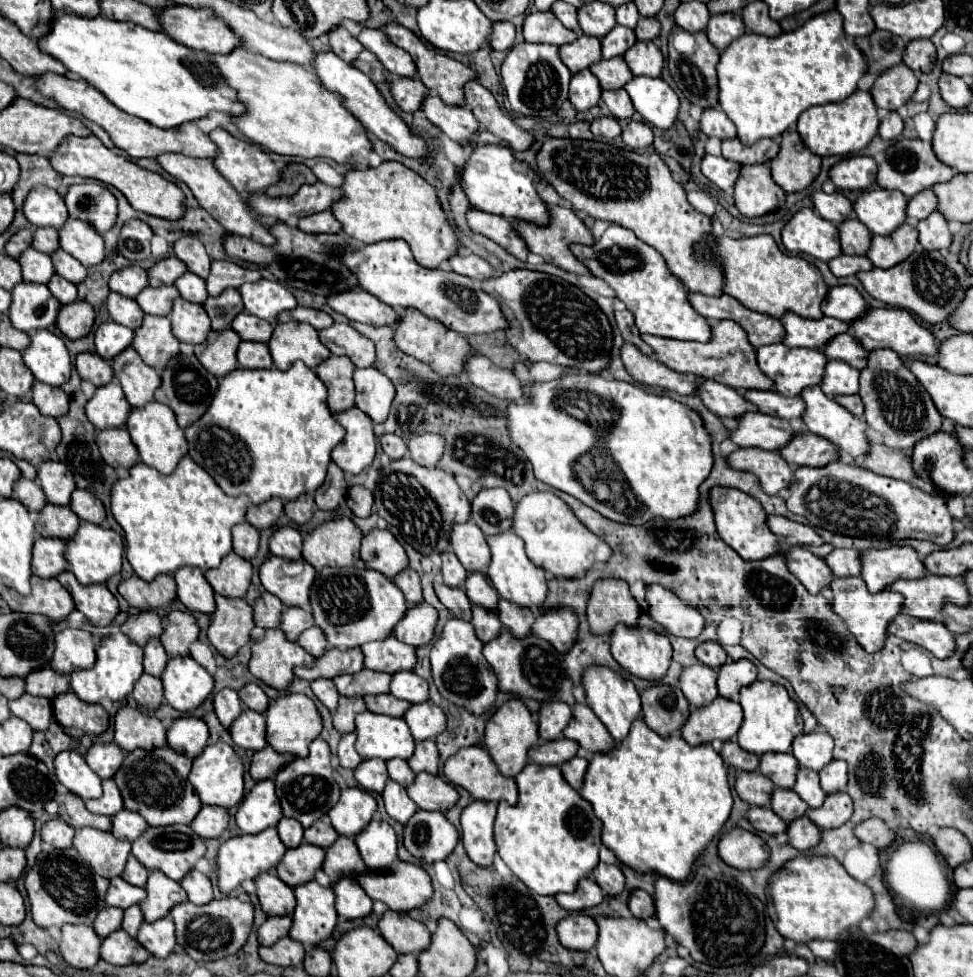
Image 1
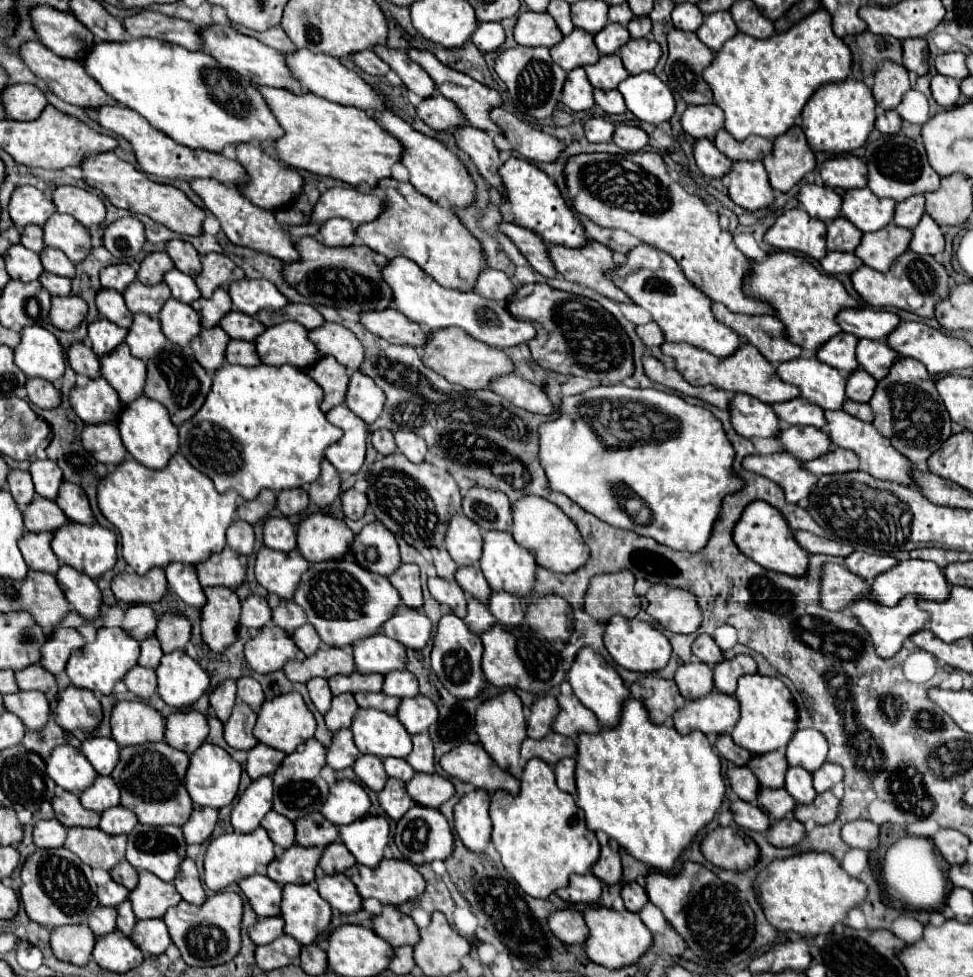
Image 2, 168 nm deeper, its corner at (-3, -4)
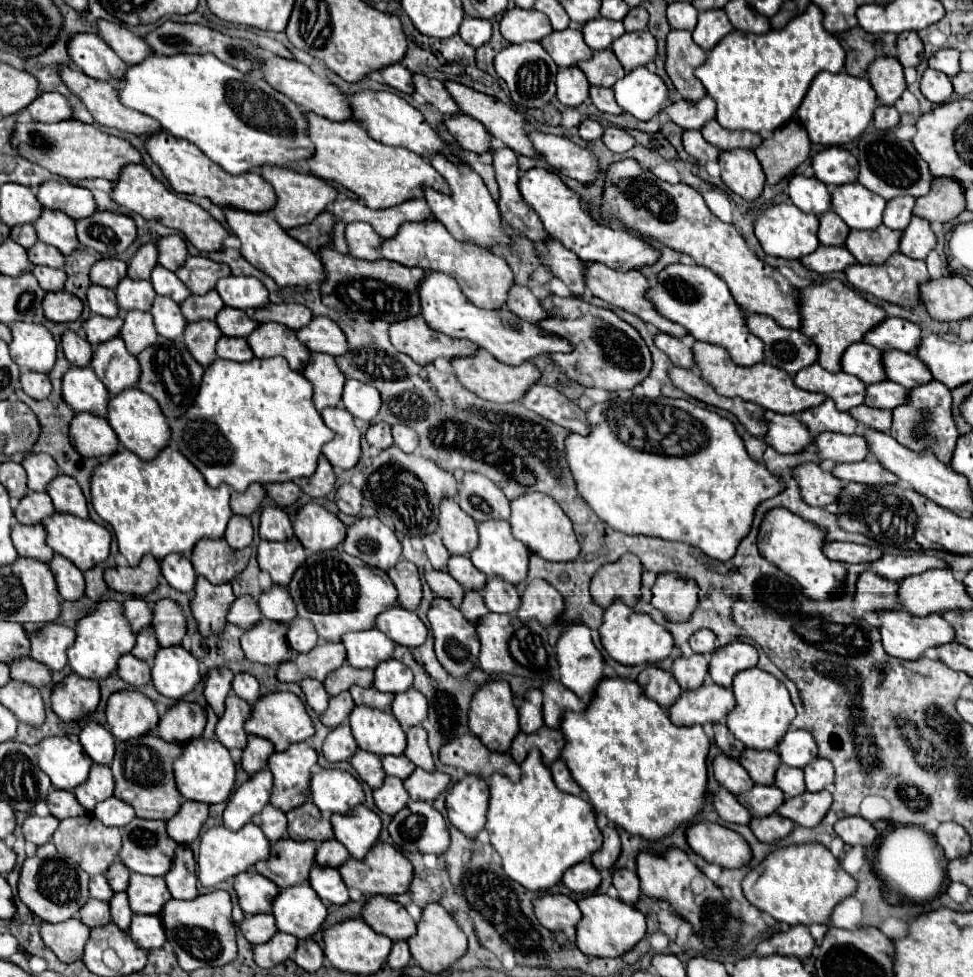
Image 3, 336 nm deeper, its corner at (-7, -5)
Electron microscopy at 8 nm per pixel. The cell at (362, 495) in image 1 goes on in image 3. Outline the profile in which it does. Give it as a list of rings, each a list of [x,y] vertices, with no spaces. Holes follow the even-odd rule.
[[[341,484],[341,486],[337,488],[335,504],[339,506],[341,512],[357,516],[359,510],[361,510],[361,502],[363,502],[363,494],[361,494],[359,488],[355,488],[355,486],[351,486],[351,484]]]

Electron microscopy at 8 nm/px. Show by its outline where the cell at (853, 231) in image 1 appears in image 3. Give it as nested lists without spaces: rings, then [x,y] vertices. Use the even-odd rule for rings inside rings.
[[[829,210],[823,216],[819,216],[817,238],[819,238],[821,244],[825,244],[825,246],[843,246],[847,234],[849,234],[847,224],[843,224],[843,220],[839,220],[839,216],[835,216],[835,212]]]

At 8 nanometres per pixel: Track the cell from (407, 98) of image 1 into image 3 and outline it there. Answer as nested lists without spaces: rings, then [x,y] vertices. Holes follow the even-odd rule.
[[[459,114],[459,116],[449,118],[445,124],[447,124],[447,130],[461,144],[461,148],[471,150],[475,154],[485,154],[485,152],[493,150],[491,134],[483,128],[483,124],[479,124],[471,116]]]

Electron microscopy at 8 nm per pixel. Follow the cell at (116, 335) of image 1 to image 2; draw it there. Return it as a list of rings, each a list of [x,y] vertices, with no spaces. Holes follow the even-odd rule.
[[[99,319],[95,323],[89,325],[89,341],[91,341],[91,349],[101,357],[107,355],[107,351],[113,351],[119,343],[123,343],[127,337],[127,329],[107,321],[107,319]]]

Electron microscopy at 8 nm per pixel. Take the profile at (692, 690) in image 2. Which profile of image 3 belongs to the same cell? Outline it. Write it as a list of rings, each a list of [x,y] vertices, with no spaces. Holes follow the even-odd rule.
[[[693,654],[689,658],[679,656],[673,662],[671,674],[679,682],[681,690],[695,690],[705,682],[709,674],[709,660],[705,654]]]

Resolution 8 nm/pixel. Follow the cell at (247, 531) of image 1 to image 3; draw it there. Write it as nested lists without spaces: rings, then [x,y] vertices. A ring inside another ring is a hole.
[[[231,516],[227,530],[225,530],[225,540],[231,548],[247,548],[253,540],[253,526],[247,516]]]

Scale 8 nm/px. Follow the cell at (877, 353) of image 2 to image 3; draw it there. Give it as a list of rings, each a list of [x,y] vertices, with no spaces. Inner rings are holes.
[[[883,352],[883,362],[887,370],[887,378],[895,380],[897,384],[905,388],[917,388],[919,384],[929,384],[933,380],[933,374],[929,368],[915,356],[907,352]]]

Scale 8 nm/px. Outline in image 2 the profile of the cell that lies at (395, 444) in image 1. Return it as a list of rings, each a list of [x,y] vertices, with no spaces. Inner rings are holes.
[[[379,429],[371,435],[371,443],[373,447],[381,453],[381,455],[391,455],[395,453],[397,445],[395,445],[395,439],[393,439],[393,433],[387,431],[387,429]]]

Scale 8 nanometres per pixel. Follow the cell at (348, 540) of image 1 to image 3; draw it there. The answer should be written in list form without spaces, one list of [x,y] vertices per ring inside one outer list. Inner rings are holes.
[[[309,502],[297,510],[293,530],[307,550],[323,552],[337,548],[345,540],[347,528],[335,514],[315,502]]]

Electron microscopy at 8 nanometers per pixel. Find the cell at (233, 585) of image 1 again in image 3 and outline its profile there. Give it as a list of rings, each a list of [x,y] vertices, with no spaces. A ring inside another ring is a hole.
[[[199,540],[191,562],[195,572],[205,576],[211,584],[223,584],[231,582],[246,568],[251,554],[250,547],[235,550],[225,540]]]

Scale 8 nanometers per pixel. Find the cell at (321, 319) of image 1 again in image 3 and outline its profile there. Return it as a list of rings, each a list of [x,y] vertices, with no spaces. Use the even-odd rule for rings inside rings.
[[[267,304],[253,312],[253,320],[257,322],[277,322],[291,330],[299,330],[309,324],[313,318],[311,310],[301,304]]]

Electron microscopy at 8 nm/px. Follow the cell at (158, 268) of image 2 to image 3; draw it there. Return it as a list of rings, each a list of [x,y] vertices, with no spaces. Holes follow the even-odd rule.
[[[147,242],[147,244],[139,246],[139,250],[129,260],[127,276],[131,280],[149,280],[149,274],[155,266],[157,266],[157,248],[155,248],[155,244]]]

